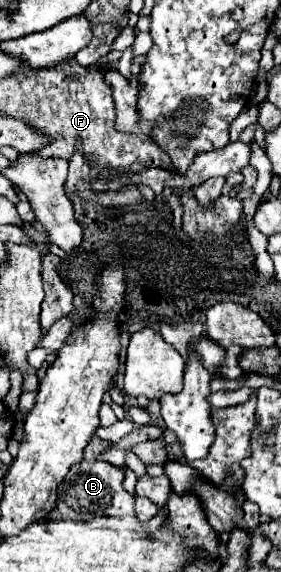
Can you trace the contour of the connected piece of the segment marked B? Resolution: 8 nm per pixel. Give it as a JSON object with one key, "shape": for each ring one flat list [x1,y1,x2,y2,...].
{"shape":[[94,436,94,440,84,450,84,462,74,464,66,478,58,486,58,502,56,508,62,514,62,518,70,520,90,520,98,514,110,514,110,516,134,516,134,496,130,496,122,488,124,472,126,468,112,466,110,462,100,460,98,456,104,454,112,442,102,440]]}

